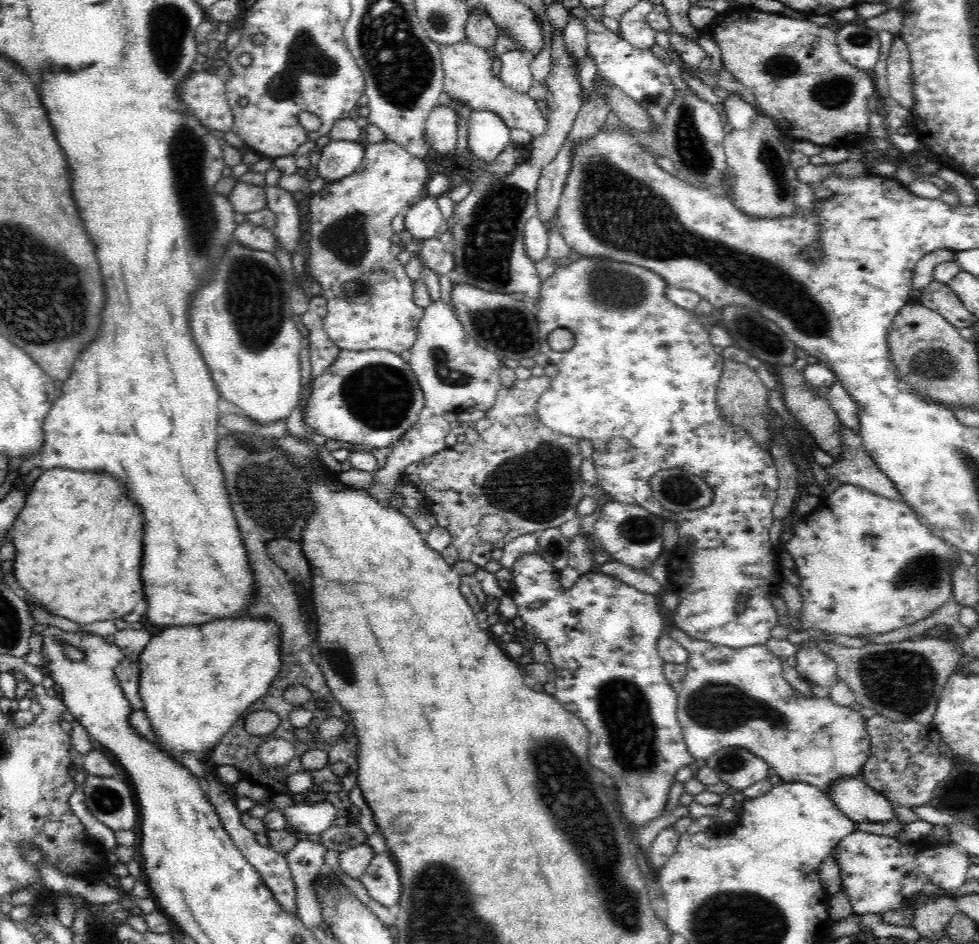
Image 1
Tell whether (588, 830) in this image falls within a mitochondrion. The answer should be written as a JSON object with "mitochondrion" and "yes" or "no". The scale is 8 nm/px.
{"mitochondrion":"yes"}

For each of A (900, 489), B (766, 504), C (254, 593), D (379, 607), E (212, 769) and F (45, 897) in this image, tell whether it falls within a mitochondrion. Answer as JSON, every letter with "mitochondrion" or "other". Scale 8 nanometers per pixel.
{"A":"other","B":"other","C":"other","D":"other","E":"other","F":"other"}

